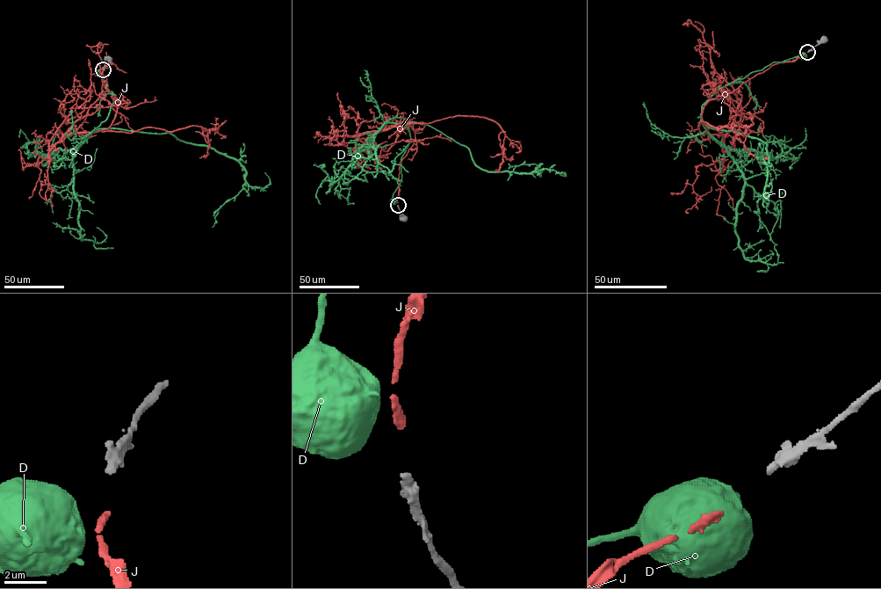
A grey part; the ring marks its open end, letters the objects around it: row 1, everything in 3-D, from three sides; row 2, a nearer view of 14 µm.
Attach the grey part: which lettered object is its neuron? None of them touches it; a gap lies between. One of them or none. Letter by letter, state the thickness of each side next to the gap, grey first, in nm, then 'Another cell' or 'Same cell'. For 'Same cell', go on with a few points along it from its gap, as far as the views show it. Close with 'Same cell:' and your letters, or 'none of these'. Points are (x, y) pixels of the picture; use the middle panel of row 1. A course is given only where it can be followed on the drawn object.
D: Thickness 360 nm (grey) against 900 nm. Another cell
J: Thickness 360 nm (grey) against 320 nm. Same cell. Its course: (397, 202), (415, 132), (405, 119), (364, 132), (363, 141), (393, 143), (398, 110), (381, 105)
Same cell: J

